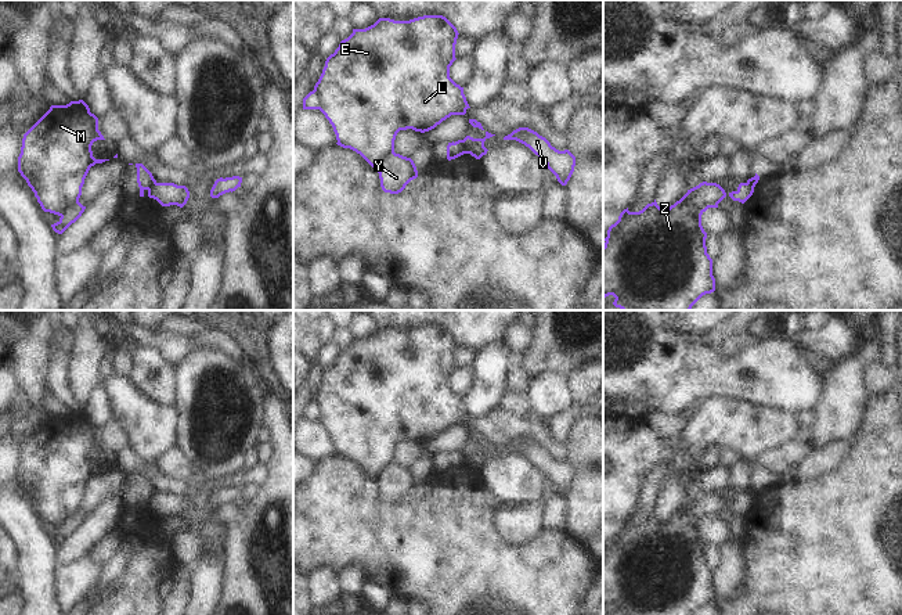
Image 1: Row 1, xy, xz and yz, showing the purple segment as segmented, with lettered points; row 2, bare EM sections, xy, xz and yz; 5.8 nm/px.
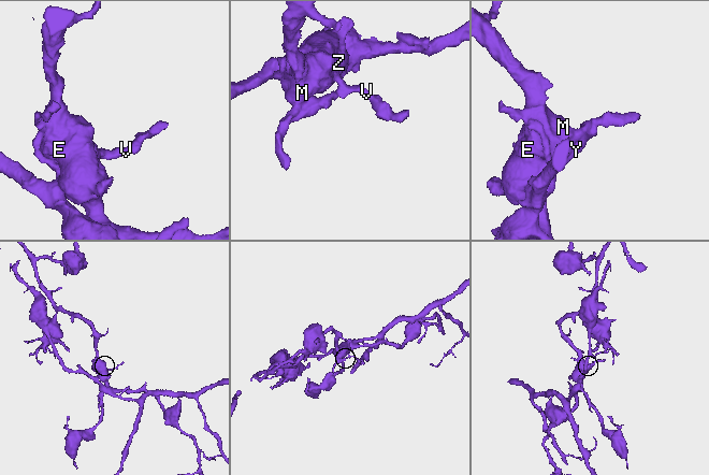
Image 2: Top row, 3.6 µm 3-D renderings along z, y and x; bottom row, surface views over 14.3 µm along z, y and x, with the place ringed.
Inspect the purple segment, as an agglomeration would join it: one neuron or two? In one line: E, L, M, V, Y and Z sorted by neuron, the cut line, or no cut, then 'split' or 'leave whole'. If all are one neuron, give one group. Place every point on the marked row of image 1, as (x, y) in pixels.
E L M V Z / Y; cut in xz along (393, 151), (376, 169); split

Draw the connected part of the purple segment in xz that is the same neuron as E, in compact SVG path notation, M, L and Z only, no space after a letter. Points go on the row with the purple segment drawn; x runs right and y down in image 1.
M443 15L409 21L379 18L340 42L322 69L314 90L322 100L320 111L333 127L338 145L360 154L374 169L394 152L400 130L429 132L451 115L470 108L463 87L450 78L455 58L457 28Z

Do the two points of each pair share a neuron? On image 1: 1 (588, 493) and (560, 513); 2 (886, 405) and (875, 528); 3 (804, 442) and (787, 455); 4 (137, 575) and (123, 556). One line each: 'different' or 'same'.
1: different
2: same
3: same
4: different

